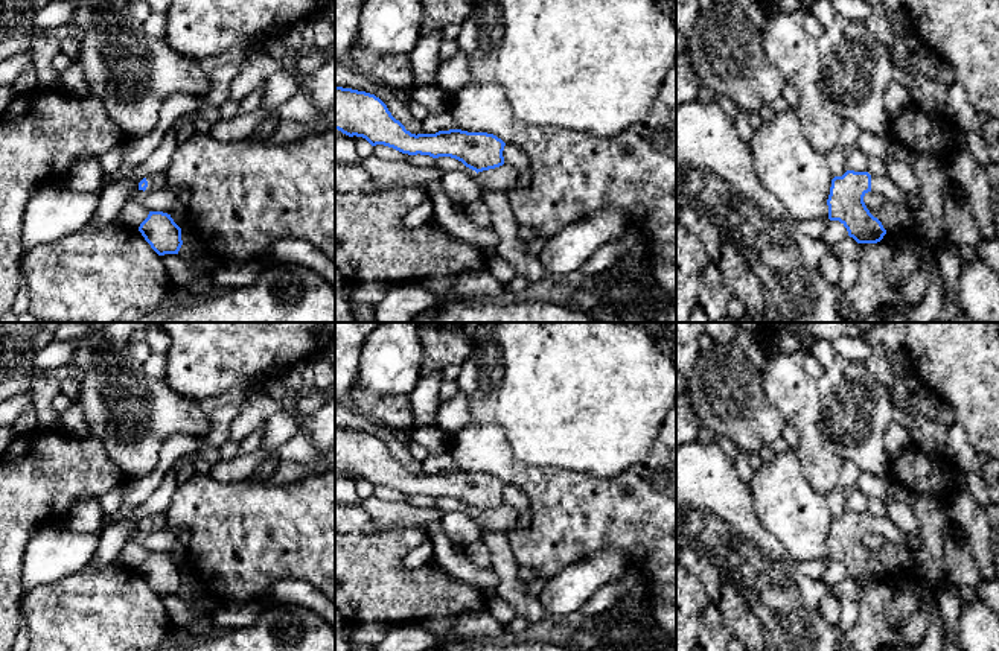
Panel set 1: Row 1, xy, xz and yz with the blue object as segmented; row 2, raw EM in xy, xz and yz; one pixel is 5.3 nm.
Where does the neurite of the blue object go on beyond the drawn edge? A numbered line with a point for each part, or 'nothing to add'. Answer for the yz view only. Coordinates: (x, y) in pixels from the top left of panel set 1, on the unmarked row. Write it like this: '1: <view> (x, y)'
1: yz (879, 525)

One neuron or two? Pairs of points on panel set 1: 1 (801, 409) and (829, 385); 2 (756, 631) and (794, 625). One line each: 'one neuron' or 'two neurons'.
1: two neurons
2: two neurons

